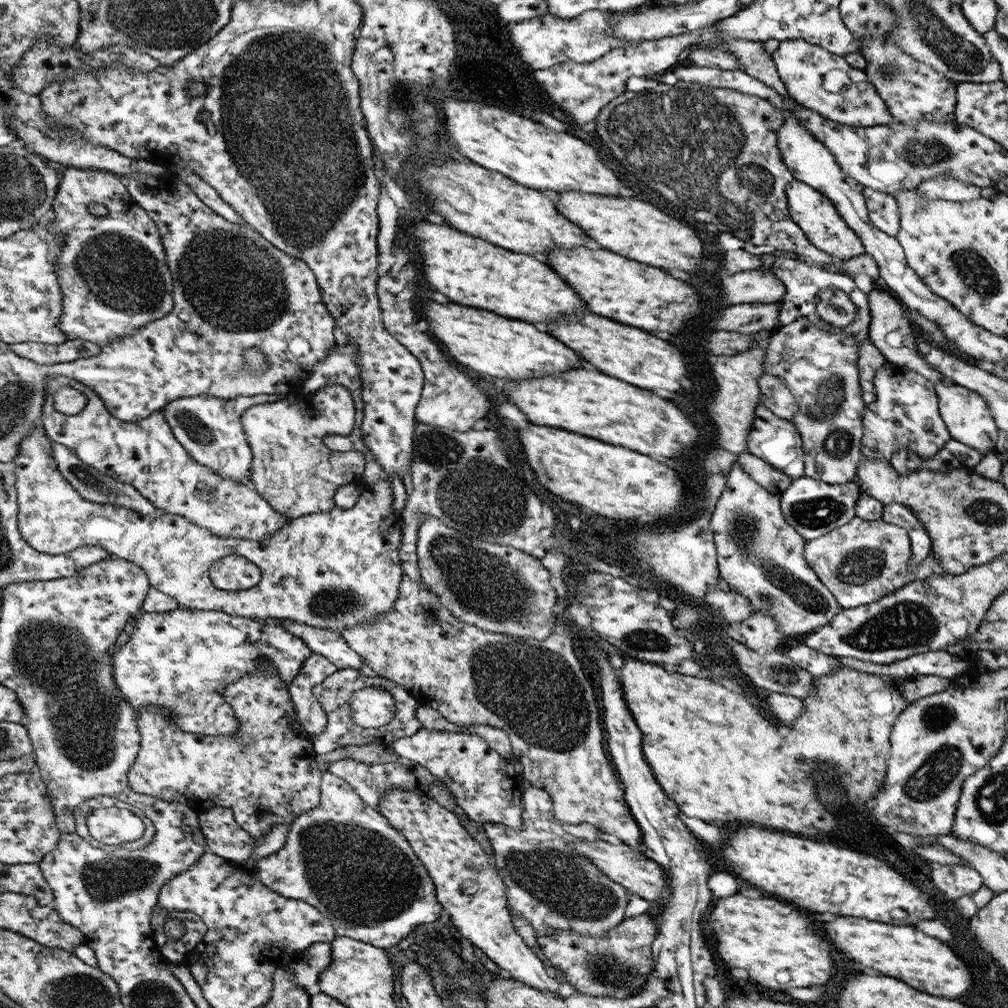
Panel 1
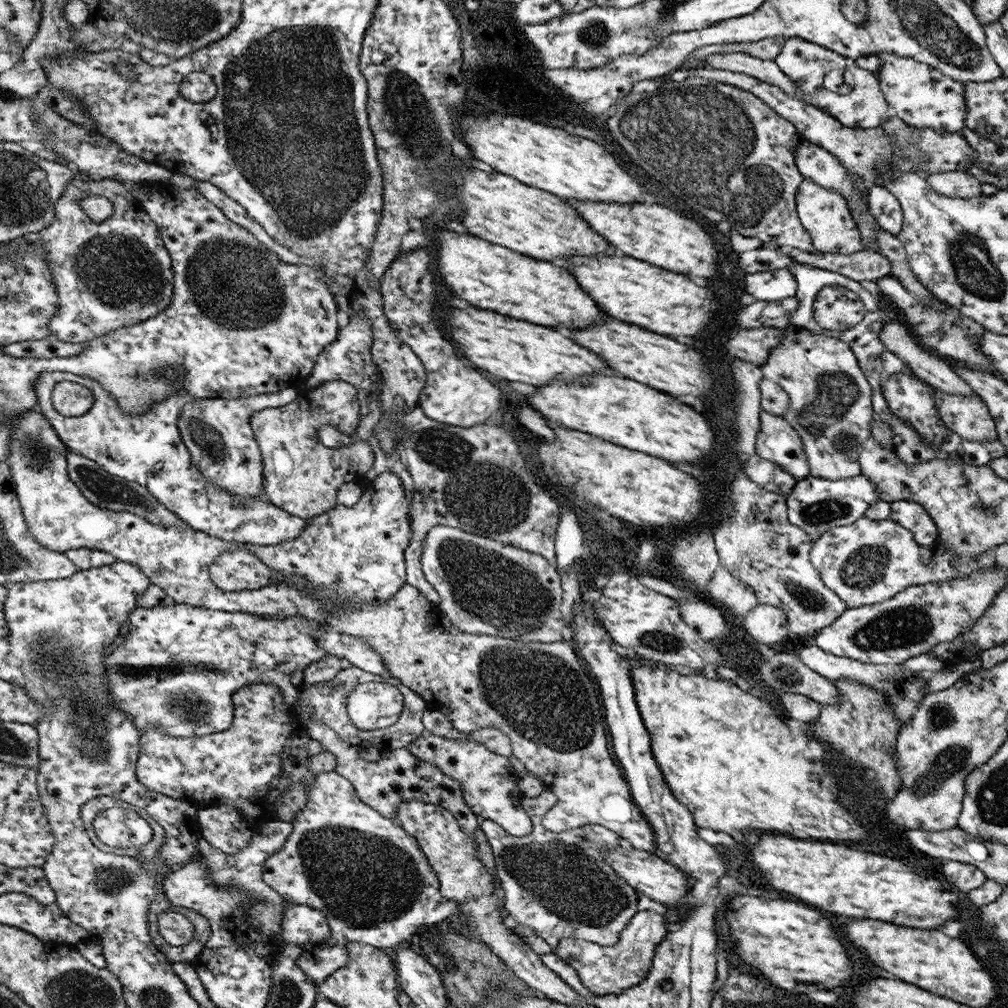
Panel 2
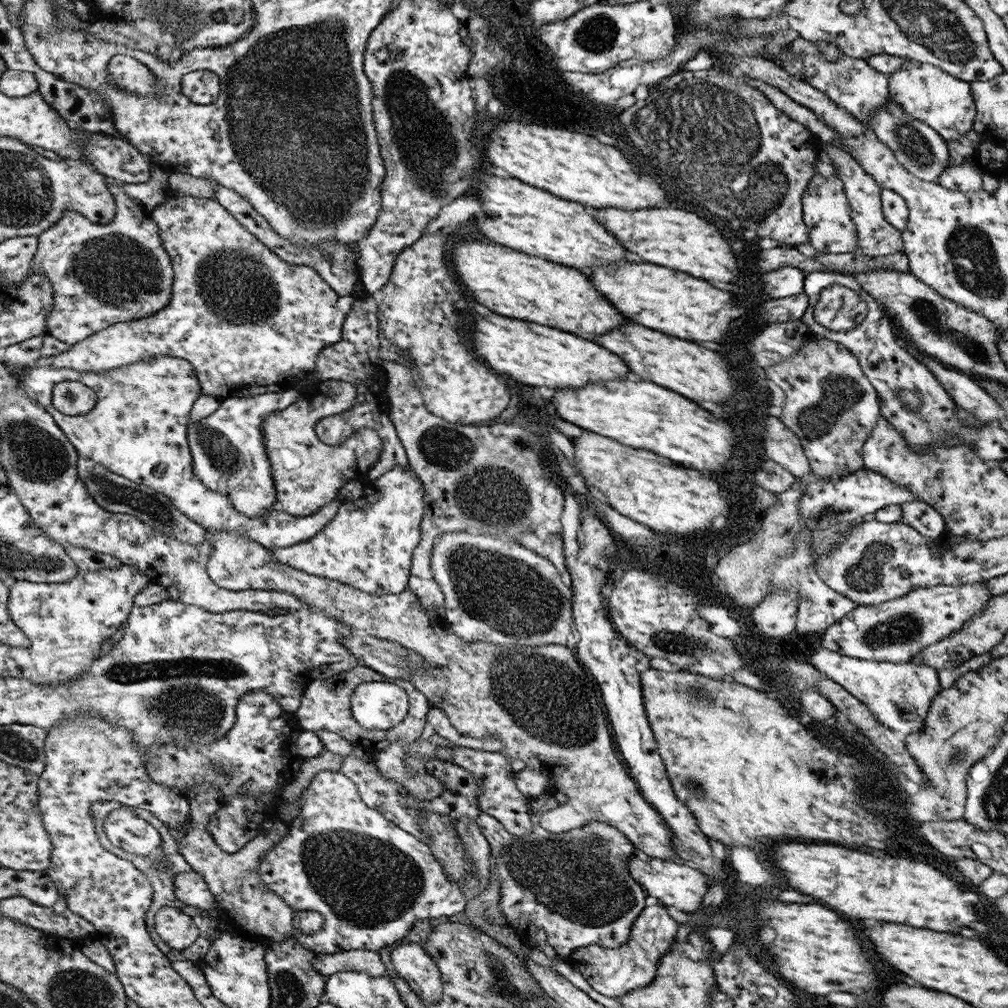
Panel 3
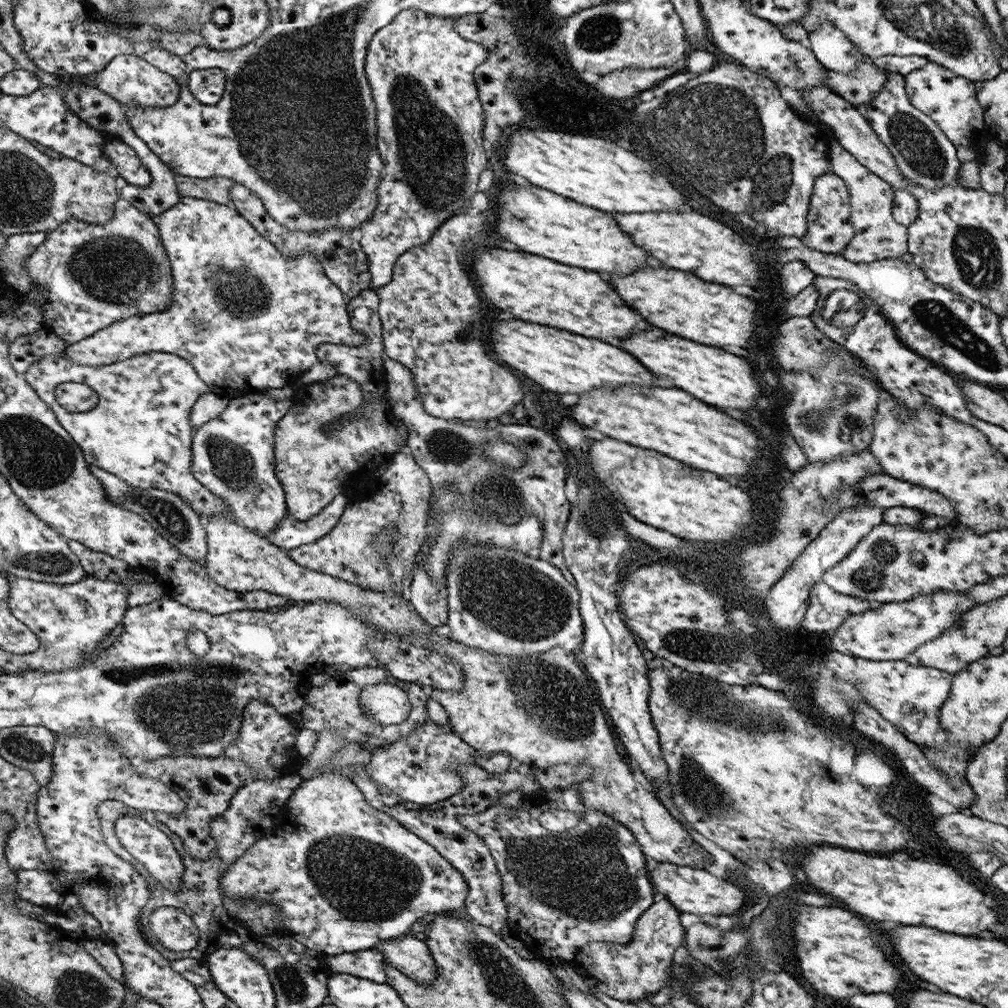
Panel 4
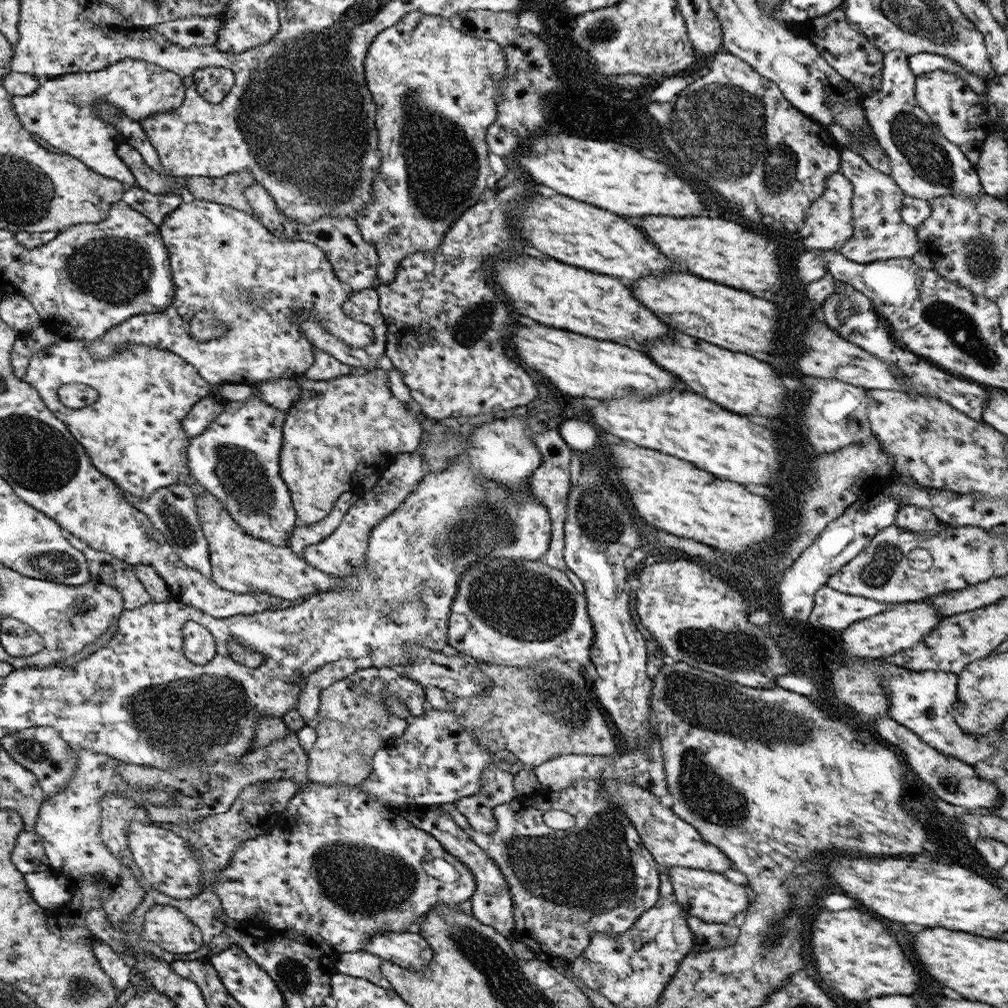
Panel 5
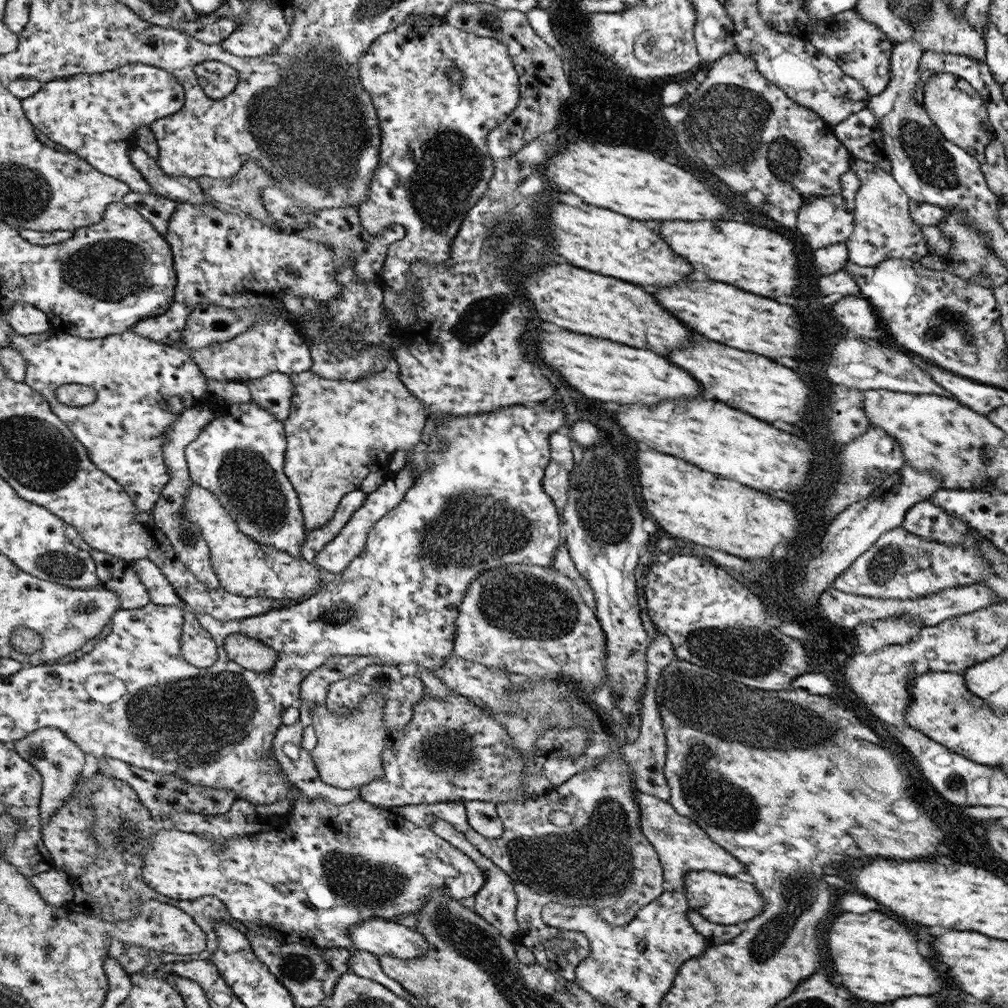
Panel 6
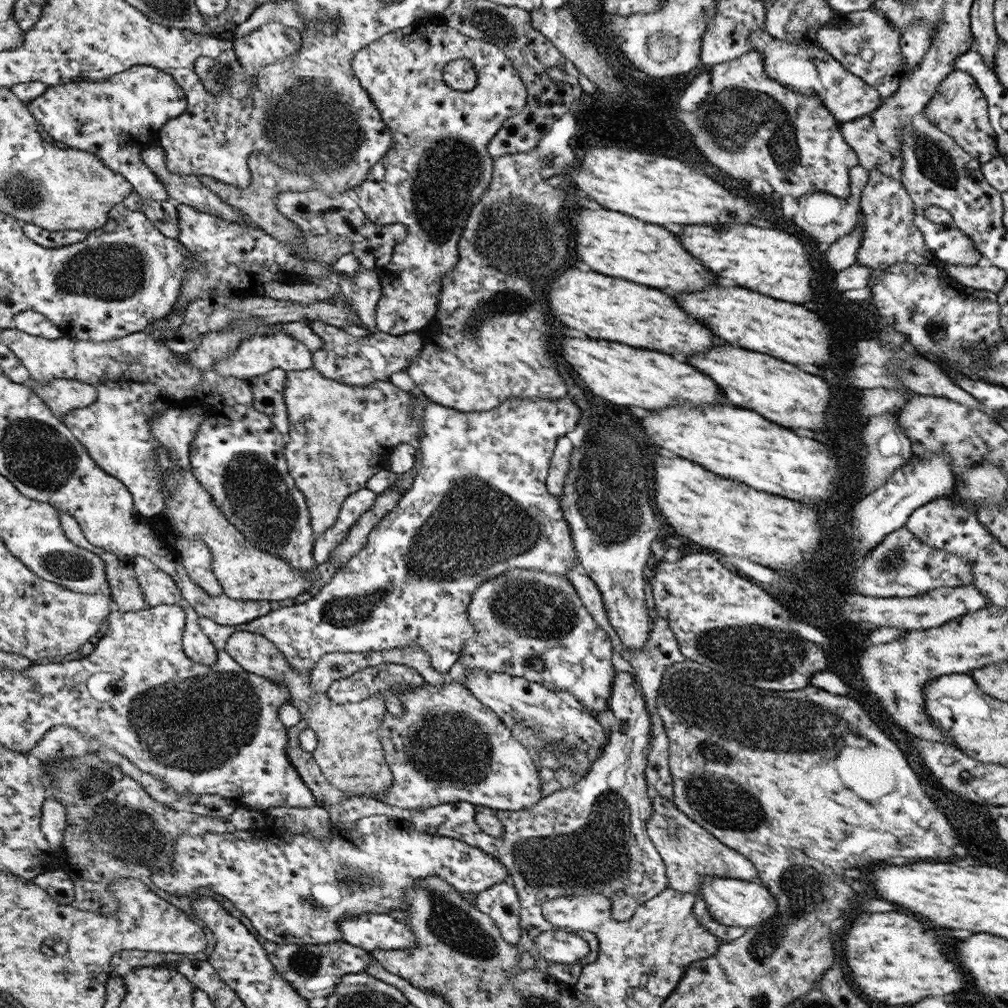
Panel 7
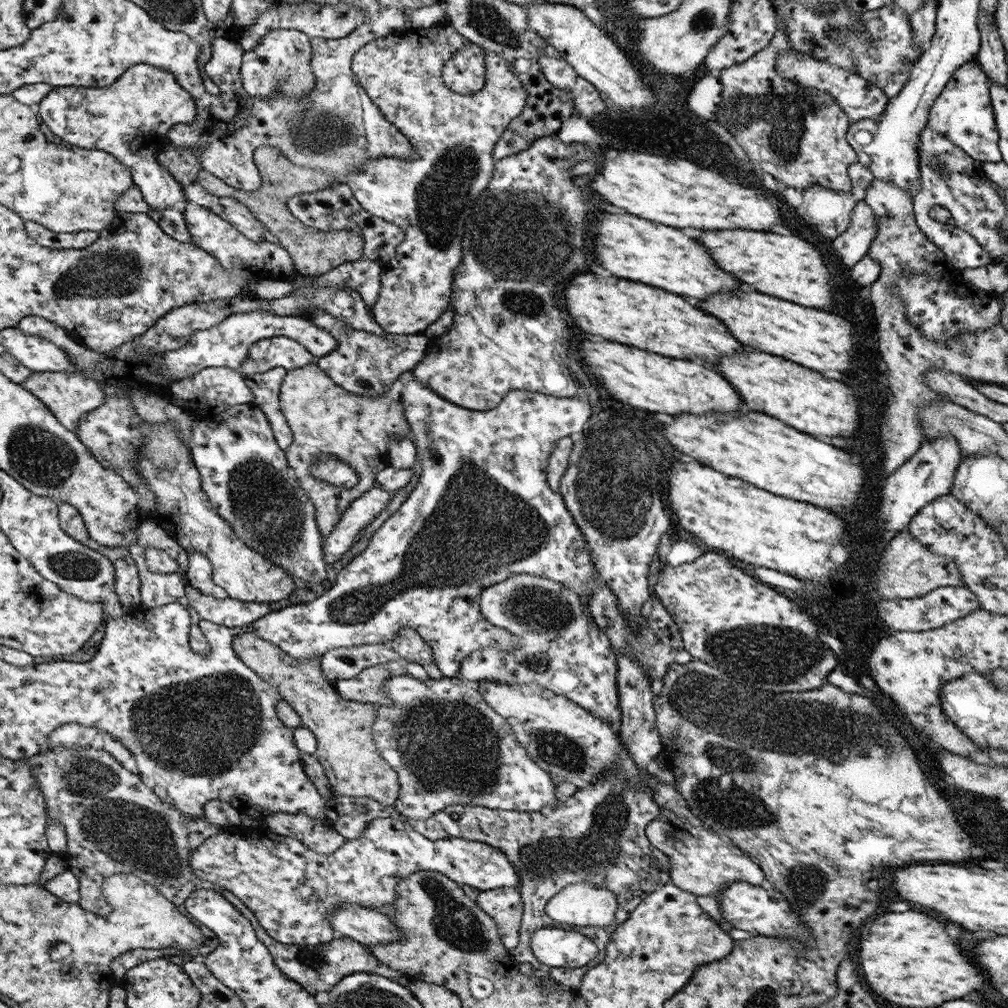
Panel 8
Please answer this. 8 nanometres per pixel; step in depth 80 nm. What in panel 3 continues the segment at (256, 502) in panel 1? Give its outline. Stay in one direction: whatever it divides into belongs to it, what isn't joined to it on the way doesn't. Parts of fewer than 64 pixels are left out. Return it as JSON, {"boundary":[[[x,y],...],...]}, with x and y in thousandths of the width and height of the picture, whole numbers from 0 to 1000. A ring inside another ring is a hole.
{"boundary":[[[152,353],[148,357],[140,357],[120,363],[108,369],[95,371],[94,369],[77,369],[70,365],[56,365],[48,363],[34,363],[28,367],[28,374],[23,377],[28,390],[36,393],[37,398],[51,408],[52,414],[60,427],[73,441],[79,453],[93,456],[104,462],[108,468],[117,470],[126,476],[136,478],[152,484],[159,490],[164,490],[171,500],[180,506],[187,514],[195,518],[206,531],[212,528],[229,528],[235,526],[264,544],[284,544],[297,538],[305,537],[313,532],[324,521],[335,508],[339,497],[335,494],[321,505],[307,513],[295,513],[270,505],[263,513],[247,513],[231,502],[224,491],[211,487],[200,478],[192,468],[192,455],[189,451],[188,439],[186,438],[186,421],[188,418],[189,405],[193,397],[199,392],[199,385],[194,375],[191,363],[183,356],[173,353]],[[63,378],[77,378],[88,383],[97,392],[93,405],[79,413],[67,413],[56,407],[53,402],[53,385],[55,381]]]}

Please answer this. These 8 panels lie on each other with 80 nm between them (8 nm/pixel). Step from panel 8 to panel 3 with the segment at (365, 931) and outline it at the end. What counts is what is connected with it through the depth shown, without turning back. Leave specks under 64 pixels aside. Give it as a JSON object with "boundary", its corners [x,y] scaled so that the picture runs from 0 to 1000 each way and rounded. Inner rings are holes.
{"boundary":[[[410,935],[395,938],[389,942],[387,951],[396,970],[401,971],[420,994],[432,996],[439,990],[439,972],[437,972],[432,951],[417,938]]]}

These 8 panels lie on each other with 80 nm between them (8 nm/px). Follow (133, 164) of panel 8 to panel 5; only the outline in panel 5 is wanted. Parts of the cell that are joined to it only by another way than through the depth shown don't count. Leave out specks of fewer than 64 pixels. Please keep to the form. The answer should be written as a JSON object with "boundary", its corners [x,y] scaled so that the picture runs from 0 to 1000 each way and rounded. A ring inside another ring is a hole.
{"boundary":[[[122,58],[103,69],[73,72],[43,81],[32,95],[15,95],[13,106],[24,127],[32,133],[38,133],[63,153],[86,162],[100,174],[118,178],[127,185],[135,185],[130,169],[115,153],[115,144],[121,142],[122,137],[114,121],[98,117],[94,103],[105,100],[119,115],[138,121],[155,112],[175,109],[183,99],[183,90],[178,74],[171,70],[163,69],[163,66],[155,63]]]}

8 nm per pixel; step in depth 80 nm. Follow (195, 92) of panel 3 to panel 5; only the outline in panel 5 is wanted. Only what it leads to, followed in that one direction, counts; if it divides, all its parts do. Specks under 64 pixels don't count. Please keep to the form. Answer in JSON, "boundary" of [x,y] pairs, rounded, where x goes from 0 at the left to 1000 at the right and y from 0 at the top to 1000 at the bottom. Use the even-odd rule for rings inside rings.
{"boundary":[[[205,65],[191,71],[194,91],[210,103],[216,103],[232,83],[232,72],[227,67]]]}

